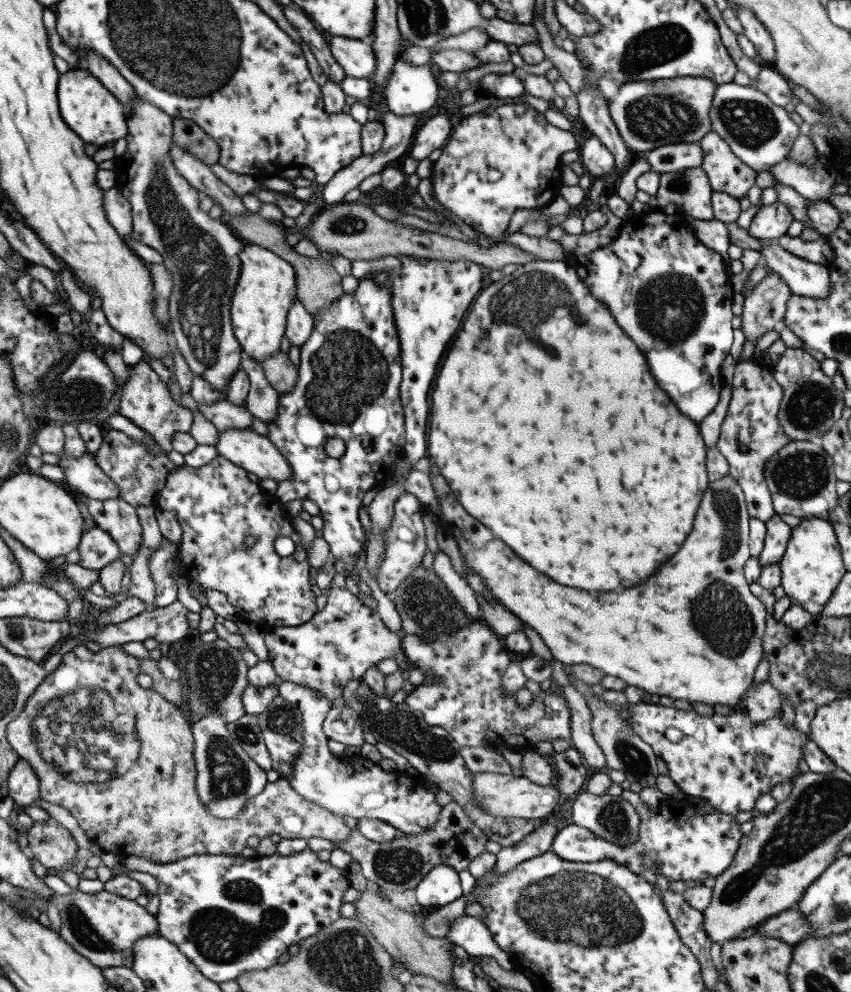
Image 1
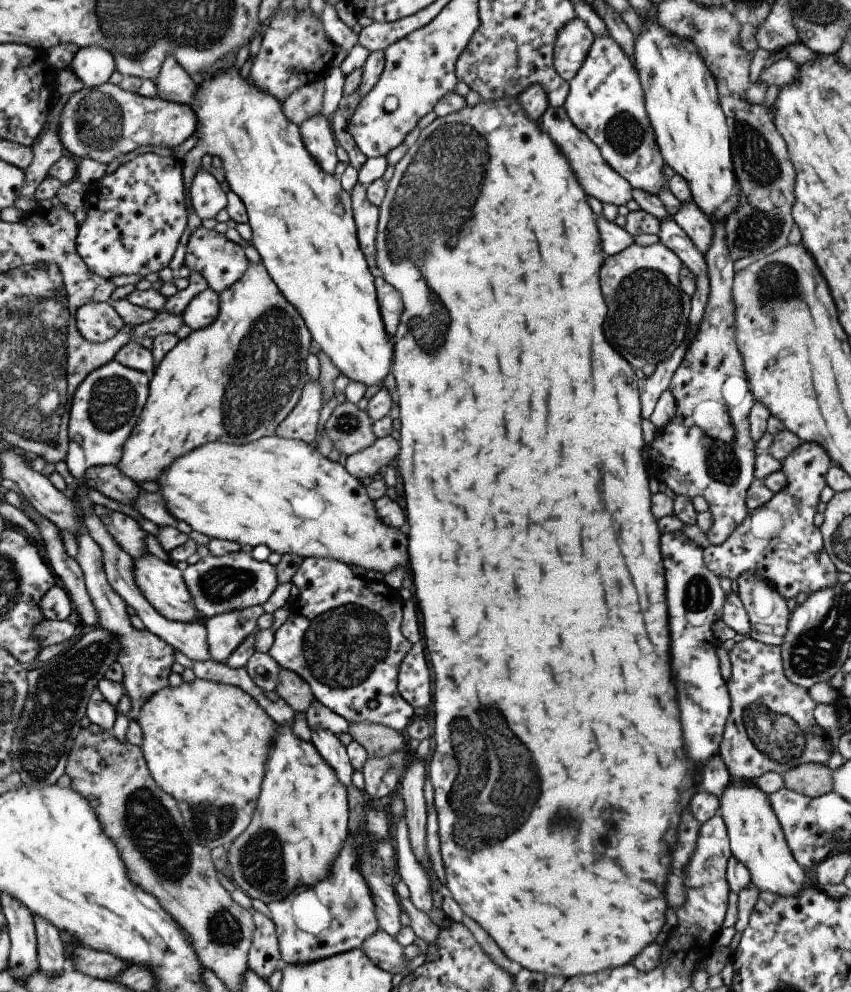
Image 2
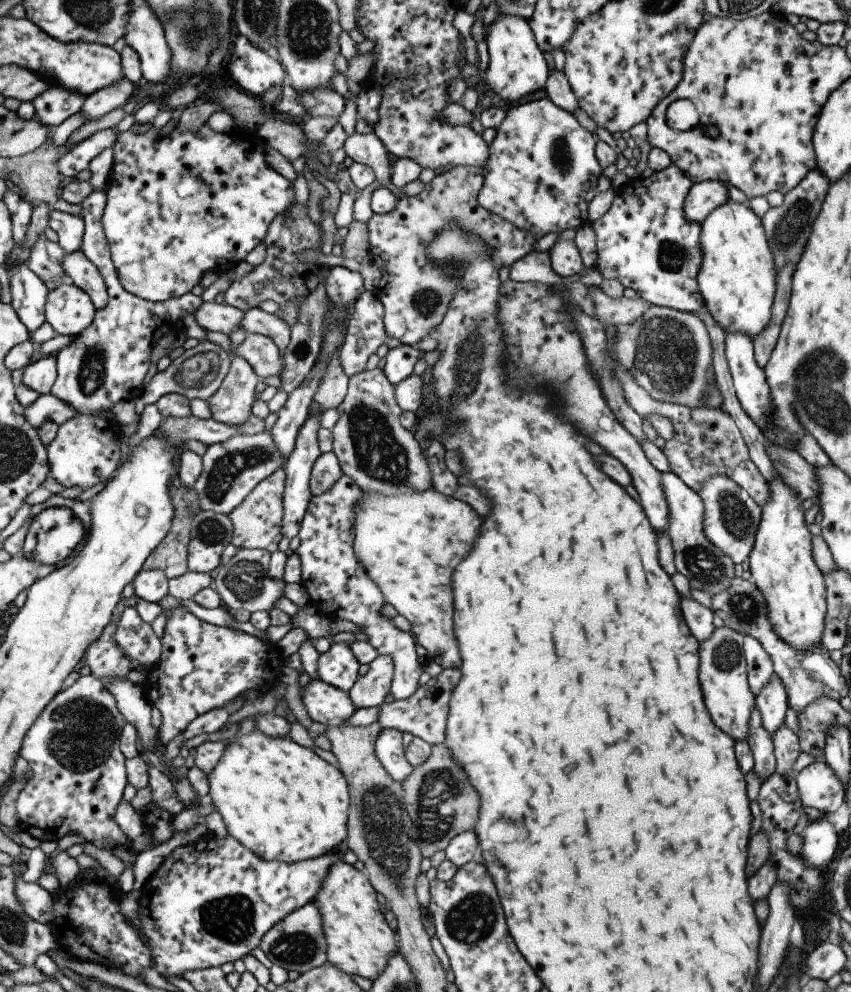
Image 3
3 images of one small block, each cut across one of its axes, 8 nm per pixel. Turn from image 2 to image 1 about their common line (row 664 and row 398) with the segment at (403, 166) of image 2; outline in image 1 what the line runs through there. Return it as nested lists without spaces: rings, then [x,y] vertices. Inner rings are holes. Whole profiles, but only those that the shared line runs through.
[[[564,260],[518,265],[518,269],[513,274],[508,274],[483,288],[471,304],[456,338],[453,338],[454,350],[450,346],[448,354],[445,353],[441,360],[442,366],[440,365],[440,371],[435,376],[436,386],[432,392],[432,410],[429,412],[426,456],[434,460],[434,464],[464,510],[477,521],[480,520],[486,528],[490,528],[524,562],[528,562],[542,574],[548,574],[554,582],[570,588],[580,588],[580,590],[616,592],[616,590],[626,590],[644,584],[646,578],[656,574],[656,570],[668,558],[672,558],[676,550],[680,550],[682,542],[692,532],[694,516],[709,485],[706,468],[707,446],[699,429],[699,423],[682,414],[676,408],[676,404],[666,396],[666,392],[658,388],[658,384],[654,382],[648,370],[644,354],[616,324],[615,318],[606,305],[590,294],[576,270]],[[532,330],[534,336],[538,338],[538,344],[546,350],[548,356],[552,356],[552,360],[546,360],[546,354],[534,354]]]

